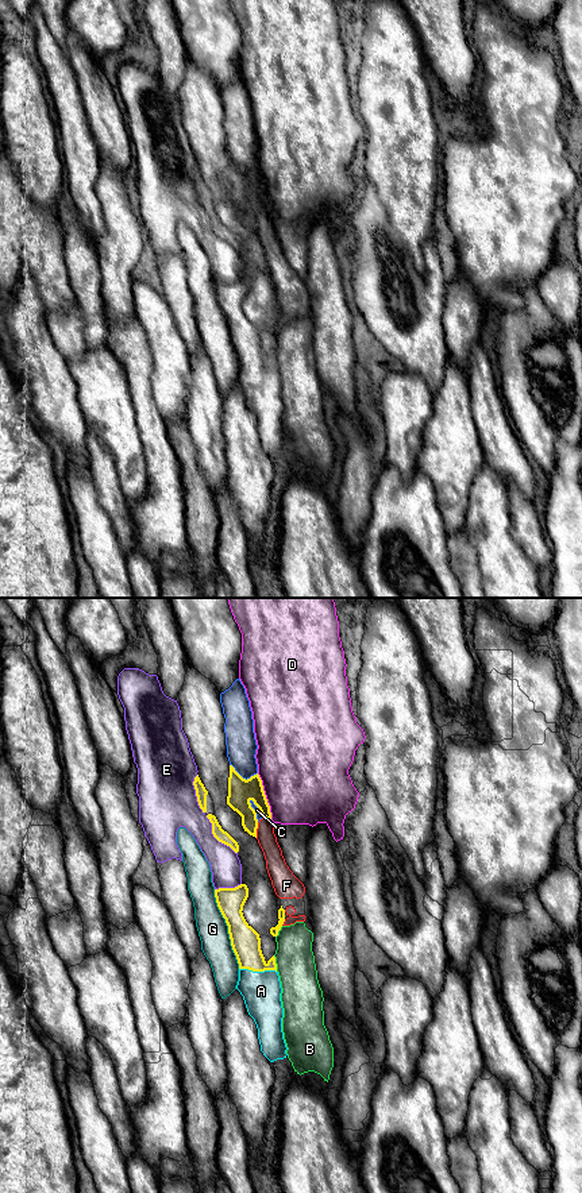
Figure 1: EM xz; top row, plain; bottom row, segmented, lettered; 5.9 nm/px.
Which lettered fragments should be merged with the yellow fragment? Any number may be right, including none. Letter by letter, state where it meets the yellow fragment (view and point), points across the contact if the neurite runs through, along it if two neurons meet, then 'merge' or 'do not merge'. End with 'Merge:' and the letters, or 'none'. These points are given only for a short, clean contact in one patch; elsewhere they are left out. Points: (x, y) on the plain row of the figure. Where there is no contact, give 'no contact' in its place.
A: contact xz (258, 366); merge
B: contact xz (276, 359); border xz (273, 351), (277, 366); do not merge
C: contact xz (242, 173); do not merge
D: contact xz (265, 193); do not merge
E: contact xz (215, 232); do not merge
F: contact xz (255, 226); do not merge
G: contact xz (228, 324); do not merge
Merge: A

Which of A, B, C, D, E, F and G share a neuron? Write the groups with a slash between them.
A / B / C F / D / E / G

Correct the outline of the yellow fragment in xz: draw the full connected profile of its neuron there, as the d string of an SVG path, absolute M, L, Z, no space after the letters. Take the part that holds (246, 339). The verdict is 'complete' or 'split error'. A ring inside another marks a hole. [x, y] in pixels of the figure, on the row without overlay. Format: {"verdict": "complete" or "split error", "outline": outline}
{"verdict": "split error", "outline": "M246 279L219 283L215 285L215 293L228 321L231 341L239 359L236 385L257 420L261 447L270 457L284 455L288 451L288 443L282 428L281 377L275 352L265 356L259 329L243 312L248 283Z"}

